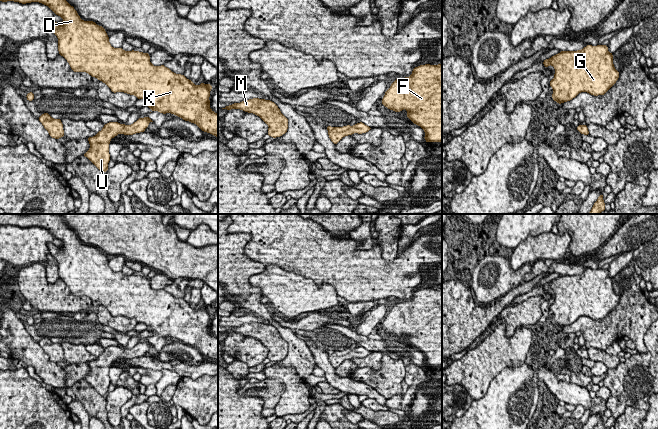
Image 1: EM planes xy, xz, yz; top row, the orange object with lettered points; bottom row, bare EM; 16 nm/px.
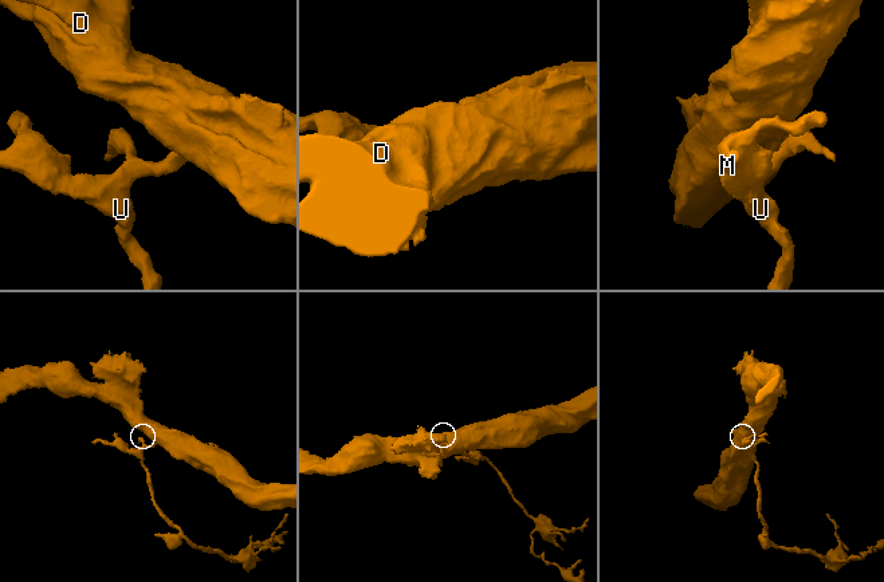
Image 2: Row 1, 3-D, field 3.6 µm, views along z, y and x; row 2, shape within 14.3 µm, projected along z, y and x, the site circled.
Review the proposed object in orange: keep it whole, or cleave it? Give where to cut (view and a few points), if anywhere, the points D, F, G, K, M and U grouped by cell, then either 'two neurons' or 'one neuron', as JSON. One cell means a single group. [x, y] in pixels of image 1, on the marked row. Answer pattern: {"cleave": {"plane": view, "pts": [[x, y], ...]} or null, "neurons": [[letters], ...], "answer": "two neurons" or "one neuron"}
{"cleave": null, "neurons": [["D", "F", "G", "K", "M", "U"]], "answer": "one neuron"}

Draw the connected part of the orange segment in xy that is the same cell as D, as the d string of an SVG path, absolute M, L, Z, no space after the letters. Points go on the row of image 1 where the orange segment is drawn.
M0 0L22 4L39 2L48 6L54 14L63 18L61 24L47 19L49 29L58 38L58 51L69 63L74 72L86 72L105 83L112 92L124 92L144 99L152 111L177 115L185 121L196 124L202 131L218 137L218 114L210 108L211 84L201 83L196 86L184 75L175 74L164 65L154 66L148 53L125 51L113 48L102 26L96 22L84 21L66 0Z

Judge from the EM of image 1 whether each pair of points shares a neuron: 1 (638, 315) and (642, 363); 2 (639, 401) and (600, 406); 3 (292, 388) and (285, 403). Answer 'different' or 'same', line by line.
1: different
2: different
3: same

